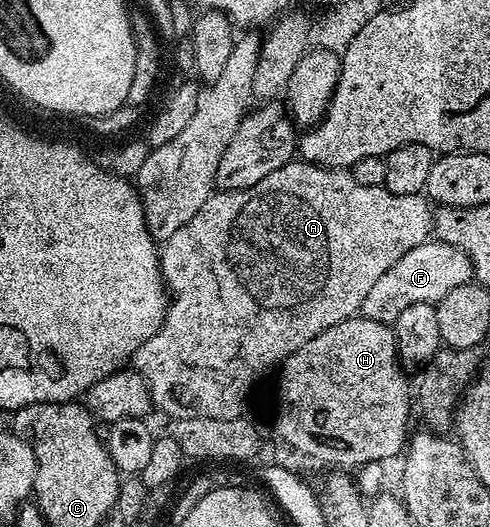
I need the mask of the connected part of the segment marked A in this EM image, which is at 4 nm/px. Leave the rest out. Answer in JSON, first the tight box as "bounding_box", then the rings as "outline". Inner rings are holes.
{"bounding_box":[132,161,434,421],"outline":[[[291,161],[269,173],[264,181],[256,181],[243,191],[220,191],[214,194],[200,205],[200,211],[188,225],[180,225],[172,237],[164,240],[160,247],[160,262],[162,264],[162,282],[165,283],[168,292],[168,306],[166,316],[148,341],[140,345],[140,349],[134,354],[132,360],[133,370],[138,371],[144,377],[144,381],[150,386],[150,402],[167,415],[167,420],[187,419],[188,417],[208,417],[216,421],[232,421],[243,418],[246,407],[246,398],[250,390],[262,379],[265,371],[273,372],[281,367],[282,362],[300,345],[308,345],[316,333],[324,333],[324,329],[332,329],[332,325],[340,325],[340,321],[353,319],[359,314],[364,305],[364,297],[376,285],[379,277],[384,277],[408,249],[416,249],[416,245],[427,242],[431,238],[434,225],[434,211],[432,203],[425,194],[421,195],[397,195],[387,191],[385,186],[373,187],[370,183],[361,183],[356,176],[350,175],[349,170],[340,167],[322,167],[318,163],[305,161]]]}

